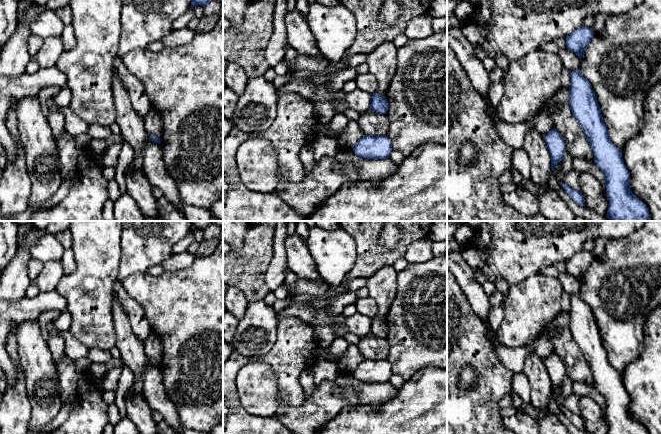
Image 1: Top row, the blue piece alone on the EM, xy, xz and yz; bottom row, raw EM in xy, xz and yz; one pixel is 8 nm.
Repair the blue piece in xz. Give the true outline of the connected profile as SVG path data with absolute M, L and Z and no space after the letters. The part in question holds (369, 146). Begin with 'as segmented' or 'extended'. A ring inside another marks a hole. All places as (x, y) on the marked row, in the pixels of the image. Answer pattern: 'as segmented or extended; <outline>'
as segmented; M364 135L352 151L365 159L387 159L392 152L392 144L387 136Z

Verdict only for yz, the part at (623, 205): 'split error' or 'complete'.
complete

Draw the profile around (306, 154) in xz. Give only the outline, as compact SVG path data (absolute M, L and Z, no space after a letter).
M305 146L300 151L300 159L304 167L305 174L309 174L315 164L313 149L310 146Z

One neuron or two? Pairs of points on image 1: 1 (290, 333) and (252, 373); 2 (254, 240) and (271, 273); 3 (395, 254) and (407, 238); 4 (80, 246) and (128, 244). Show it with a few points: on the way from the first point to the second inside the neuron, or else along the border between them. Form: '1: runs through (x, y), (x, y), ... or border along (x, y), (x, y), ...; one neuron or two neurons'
1: border along (271, 368), (260, 361), (252, 361), (241, 369); two neurons
2: border along (273, 244), (272, 260), (265, 274), (269, 290); two neurons
3: runs through (399, 250), (404, 242); one neuron
4: border along (122, 231), (120, 239), (121, 260), (118, 267); two neurons

